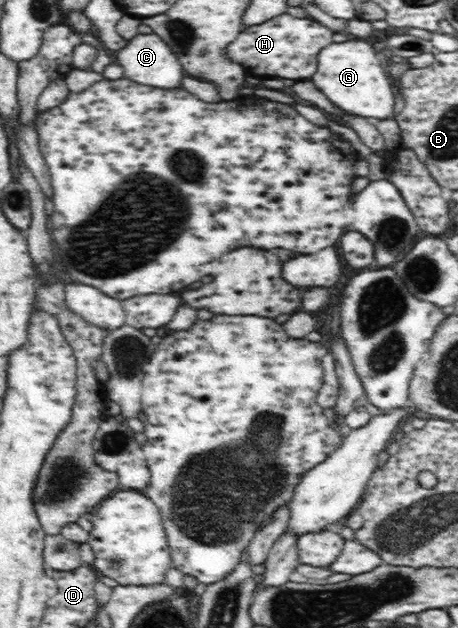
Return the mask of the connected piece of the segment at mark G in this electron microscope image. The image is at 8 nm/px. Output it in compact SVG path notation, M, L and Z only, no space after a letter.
M348 39L344 43L332 43L322 49L318 73L312 77L312 83L328 95L338 107L362 118L377 117L386 119L394 111L394 89L382 67L378 51L366 39Z

